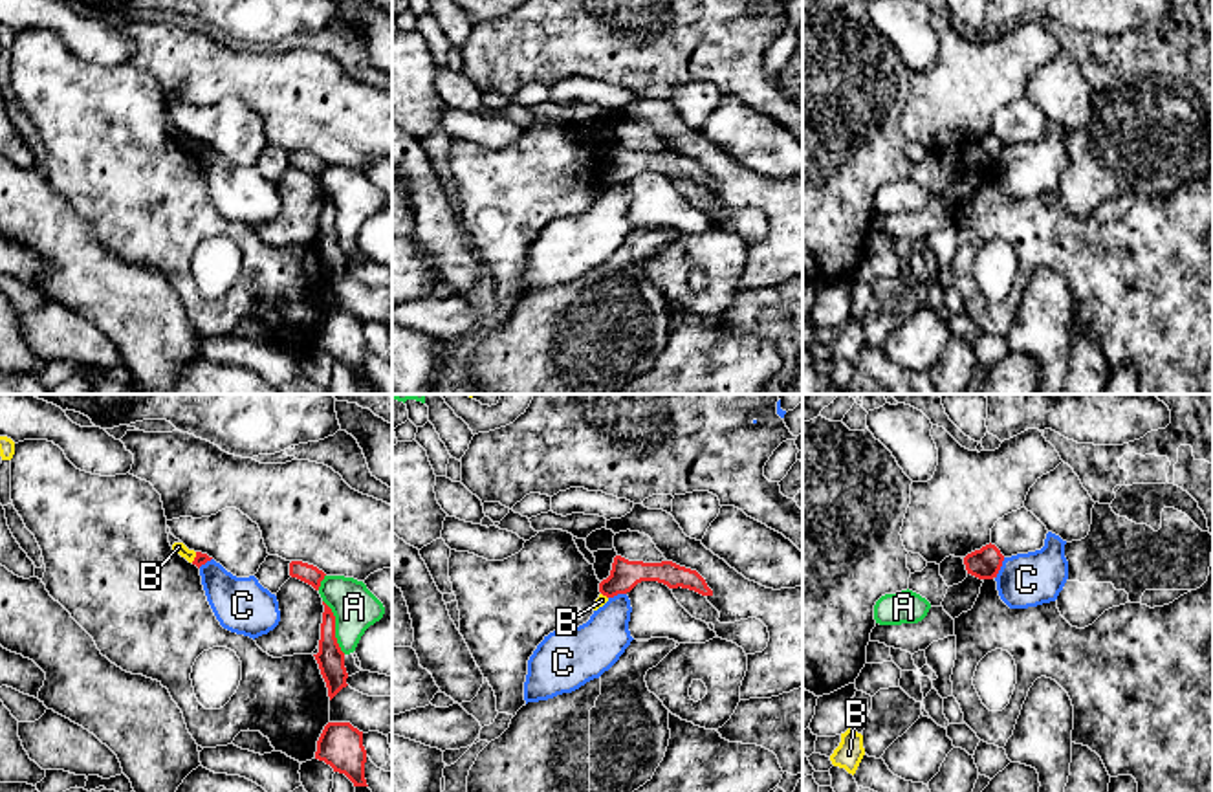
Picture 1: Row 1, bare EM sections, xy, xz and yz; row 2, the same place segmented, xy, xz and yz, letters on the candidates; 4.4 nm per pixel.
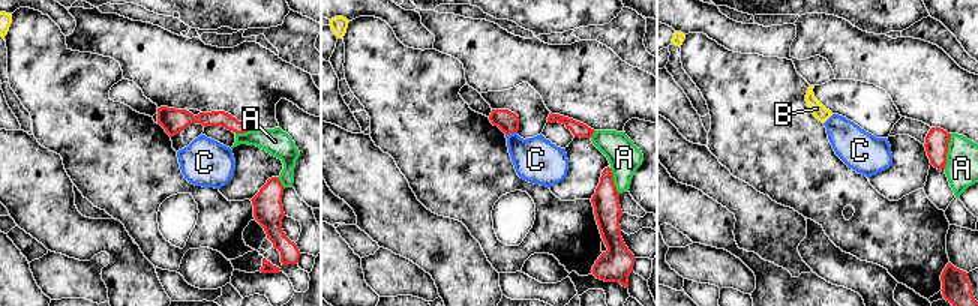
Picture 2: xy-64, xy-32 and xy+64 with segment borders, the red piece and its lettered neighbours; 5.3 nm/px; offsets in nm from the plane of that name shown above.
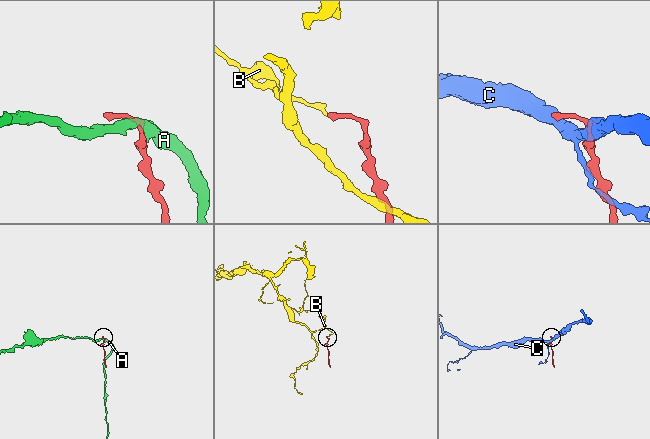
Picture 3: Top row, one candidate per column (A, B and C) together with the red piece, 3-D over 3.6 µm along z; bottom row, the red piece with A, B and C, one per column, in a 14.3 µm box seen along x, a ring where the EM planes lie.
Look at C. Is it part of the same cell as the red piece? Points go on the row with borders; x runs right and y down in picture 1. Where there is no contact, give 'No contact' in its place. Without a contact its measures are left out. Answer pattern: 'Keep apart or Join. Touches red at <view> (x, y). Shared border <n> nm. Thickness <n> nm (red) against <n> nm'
Keep apart. Touches red at yz (999, 569). Shared border 100 nm. Thickness 140 nm (red) against 240 nm

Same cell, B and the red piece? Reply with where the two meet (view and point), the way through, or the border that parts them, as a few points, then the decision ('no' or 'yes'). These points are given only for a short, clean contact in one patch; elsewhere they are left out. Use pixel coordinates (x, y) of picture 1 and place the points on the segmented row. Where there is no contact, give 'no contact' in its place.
meets red in xy at (195, 558); border along xy (196, 552), (191, 561); no

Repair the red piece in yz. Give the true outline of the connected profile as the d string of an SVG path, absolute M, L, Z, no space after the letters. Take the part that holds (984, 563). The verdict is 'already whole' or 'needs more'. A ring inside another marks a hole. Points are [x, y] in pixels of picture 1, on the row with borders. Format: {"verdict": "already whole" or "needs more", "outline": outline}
{"verdict": "already whole", "outline": "M991 543L964 557L964 565L966 565L967 574L971 574L978 579L997 578L997 574L1002 566L1002 561L1004 561L1004 556Z"}

